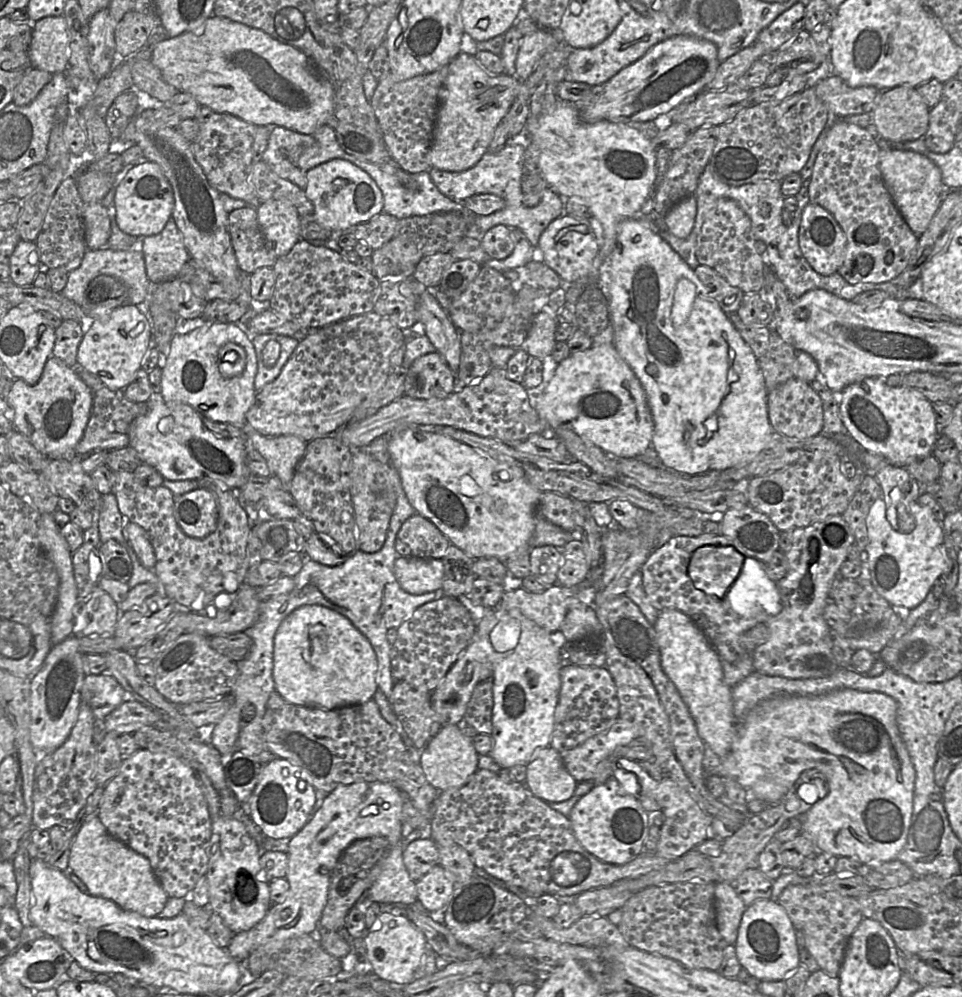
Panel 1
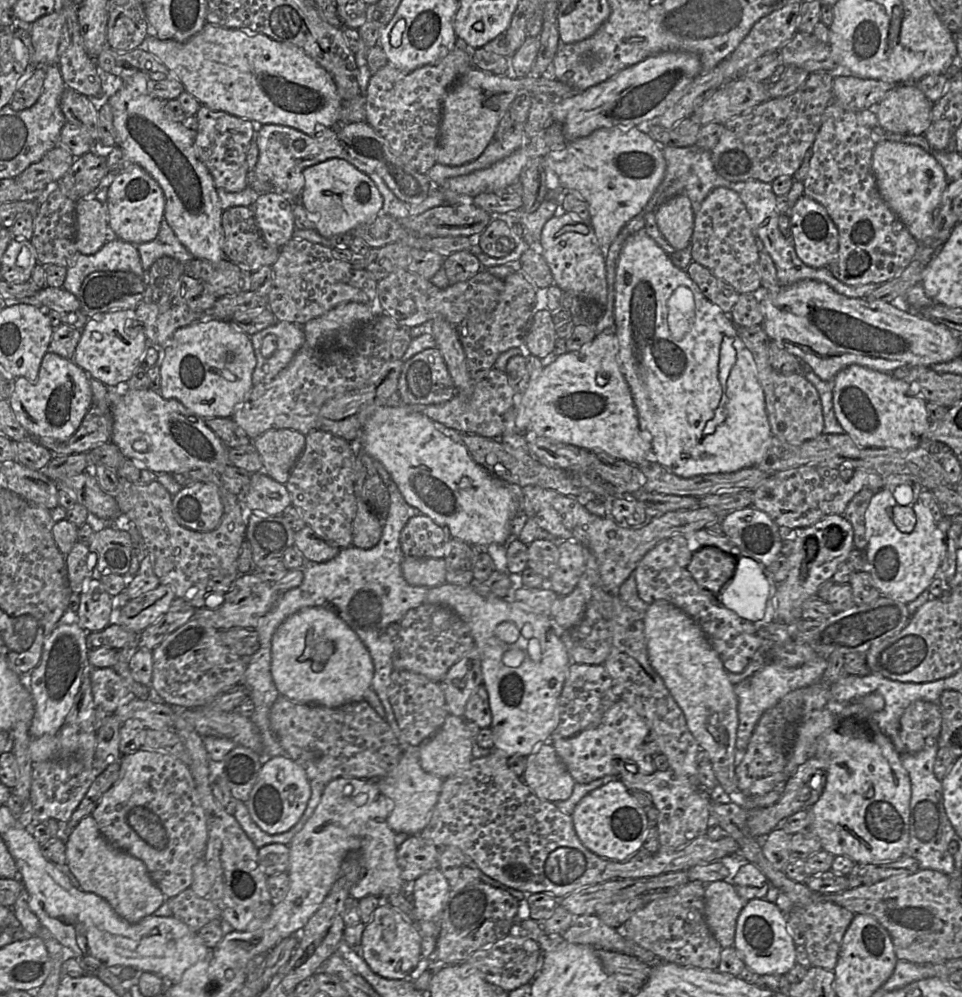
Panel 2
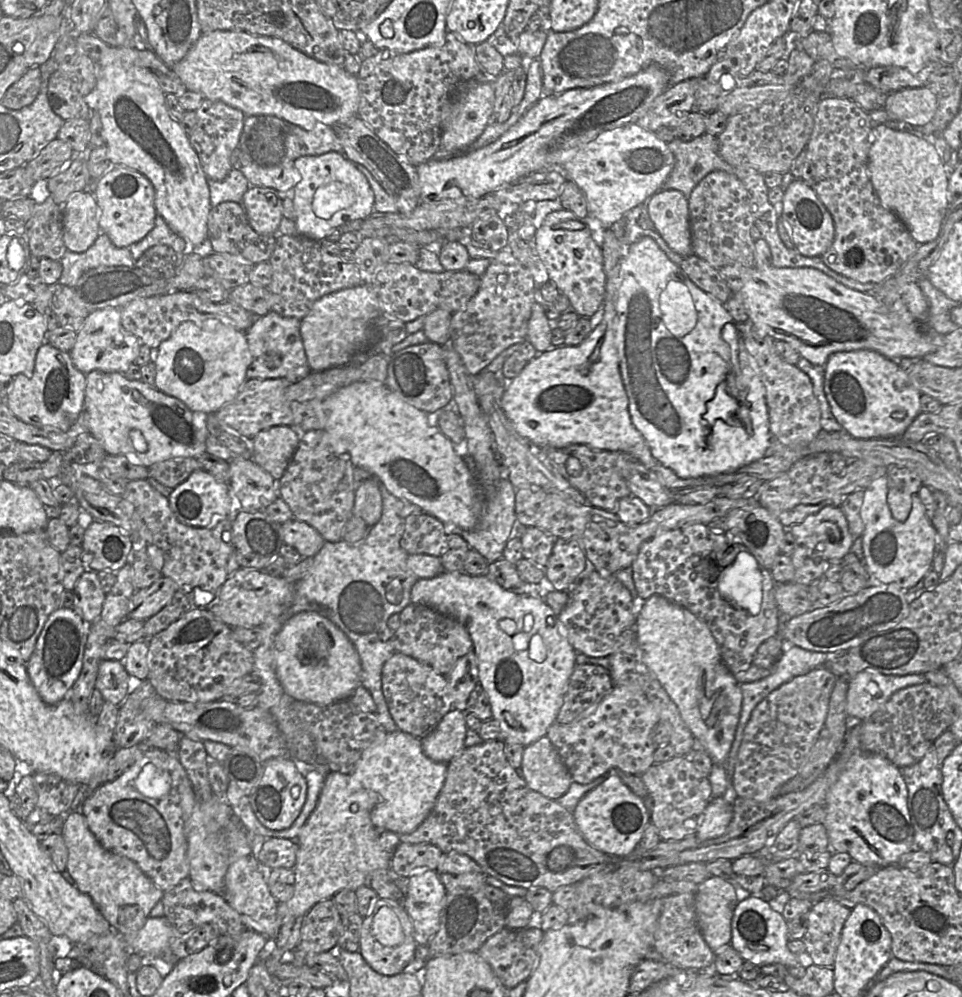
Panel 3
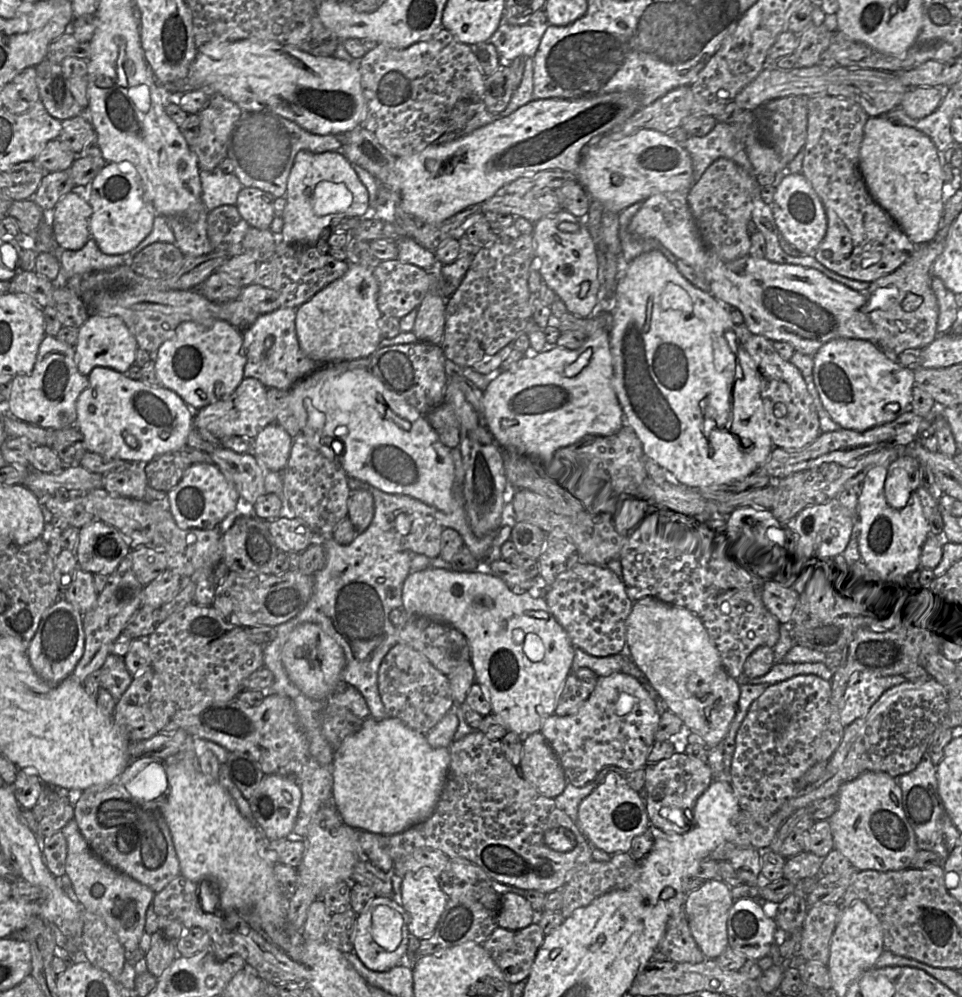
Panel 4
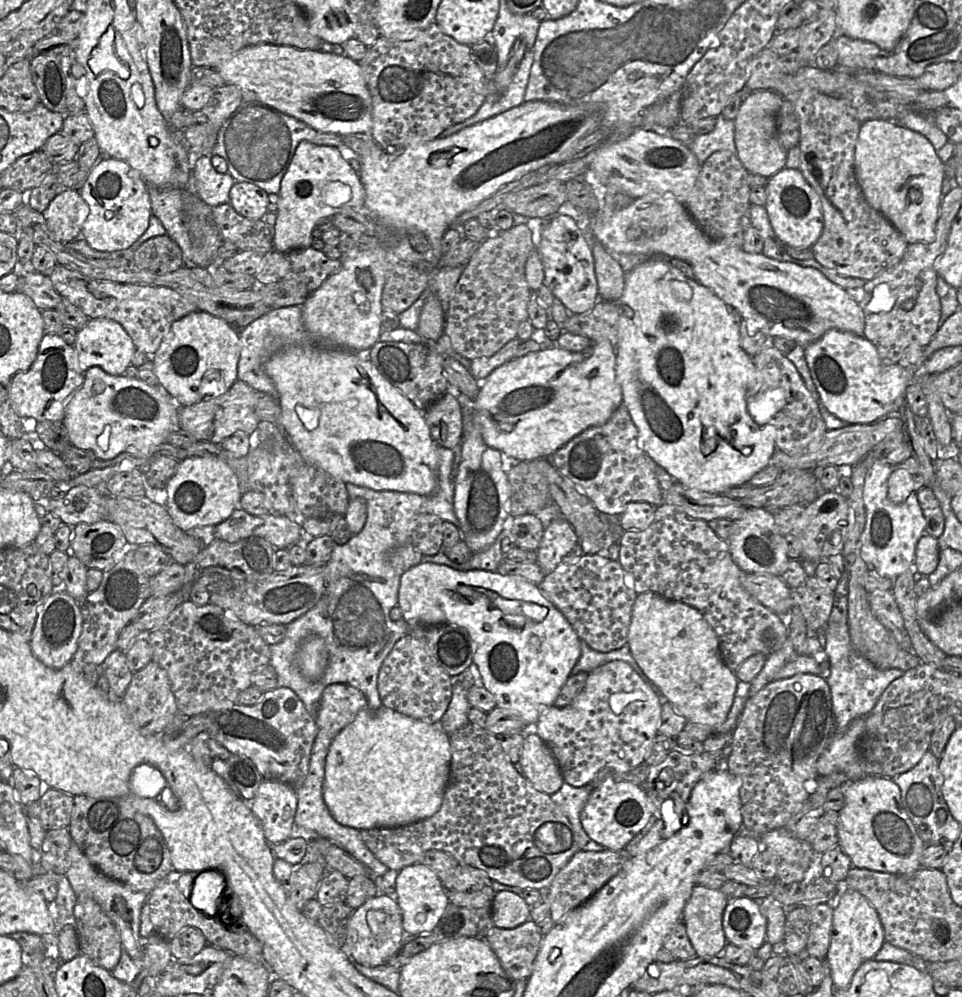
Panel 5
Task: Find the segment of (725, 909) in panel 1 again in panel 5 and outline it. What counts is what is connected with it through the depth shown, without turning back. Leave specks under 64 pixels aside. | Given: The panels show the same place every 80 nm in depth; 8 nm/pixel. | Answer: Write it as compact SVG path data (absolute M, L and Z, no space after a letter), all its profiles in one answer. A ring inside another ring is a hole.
M695 885L681 921L698 957L720 955L728 944L723 930L723 913L728 900L720 889Z

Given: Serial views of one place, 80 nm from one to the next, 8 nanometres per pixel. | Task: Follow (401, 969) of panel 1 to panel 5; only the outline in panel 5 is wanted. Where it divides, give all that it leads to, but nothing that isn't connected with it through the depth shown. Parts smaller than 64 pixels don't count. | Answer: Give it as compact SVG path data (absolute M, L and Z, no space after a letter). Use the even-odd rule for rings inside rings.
M377 895L353 911L348 922L344 951L351 962L354 960L369 967L381 966L399 950L404 937L403 914L398 903L392 897Z

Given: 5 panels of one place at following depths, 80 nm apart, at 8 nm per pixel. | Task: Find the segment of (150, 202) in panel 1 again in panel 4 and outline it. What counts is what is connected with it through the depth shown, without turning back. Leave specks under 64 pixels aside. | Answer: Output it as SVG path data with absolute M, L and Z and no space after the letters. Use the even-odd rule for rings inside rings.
M128 161L108 162L89 183L88 203L92 208L91 237L109 255L124 254L136 247L152 230L157 212L146 200L140 175Z

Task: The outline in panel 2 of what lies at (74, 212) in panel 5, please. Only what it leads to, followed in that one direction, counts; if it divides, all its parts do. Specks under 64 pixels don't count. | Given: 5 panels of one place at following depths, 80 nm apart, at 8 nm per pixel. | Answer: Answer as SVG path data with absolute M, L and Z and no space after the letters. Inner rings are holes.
M95 196L76 201L76 248L82 254L96 253L107 242L109 215L106 203Z

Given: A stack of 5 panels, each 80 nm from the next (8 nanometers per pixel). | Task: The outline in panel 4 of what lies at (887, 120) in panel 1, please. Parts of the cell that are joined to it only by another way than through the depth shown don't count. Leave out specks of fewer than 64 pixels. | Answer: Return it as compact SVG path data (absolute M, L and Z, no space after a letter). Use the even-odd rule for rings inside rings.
M943 87L908 88L899 107L911 118L921 119L934 112L943 98Z

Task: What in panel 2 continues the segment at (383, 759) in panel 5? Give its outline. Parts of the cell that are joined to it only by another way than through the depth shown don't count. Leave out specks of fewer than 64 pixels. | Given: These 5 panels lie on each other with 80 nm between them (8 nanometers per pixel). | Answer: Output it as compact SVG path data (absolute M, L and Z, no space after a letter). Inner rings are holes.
M403 745L402 756L395 768L386 776L374 781L381 793L393 802L393 809L388 816L388 824L395 833L420 834L430 822L443 781L444 779L423 770L420 764L419 746Z

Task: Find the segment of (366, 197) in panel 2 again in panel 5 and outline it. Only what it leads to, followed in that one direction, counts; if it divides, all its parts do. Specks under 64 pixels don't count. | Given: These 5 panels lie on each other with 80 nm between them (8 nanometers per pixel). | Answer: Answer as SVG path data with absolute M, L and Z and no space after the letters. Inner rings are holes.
M301 141L284 174L278 193L279 206L273 228L273 247L281 253L311 247L312 231L322 219L344 211L364 209L364 187L359 174L333 146Z

